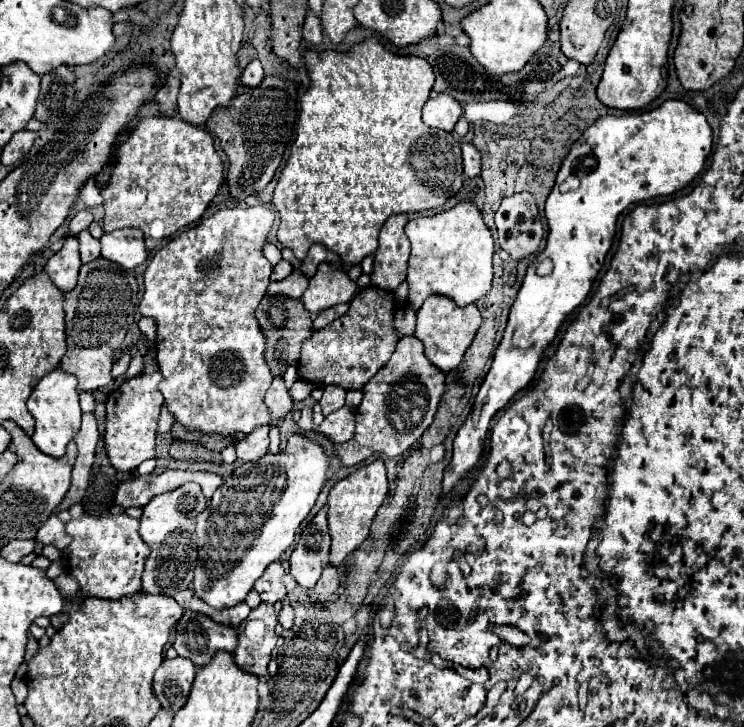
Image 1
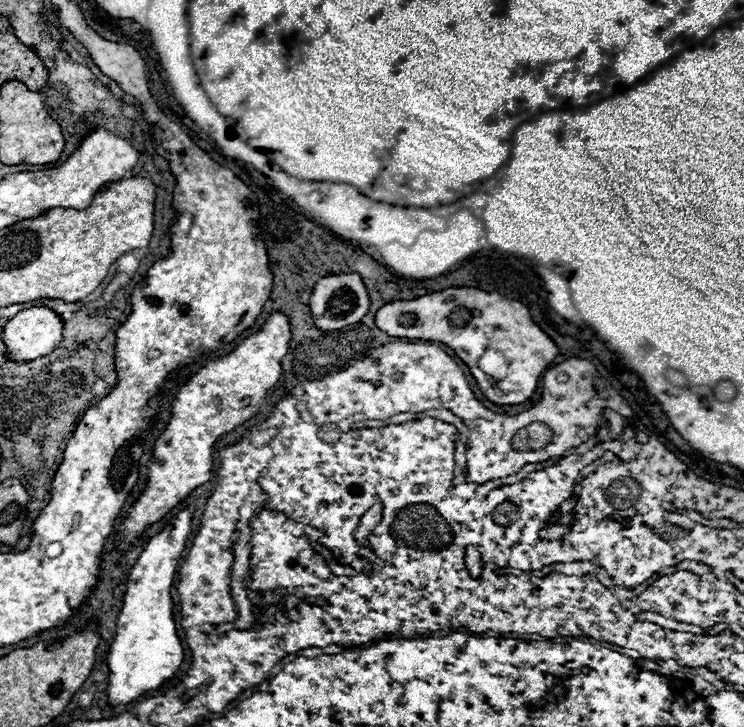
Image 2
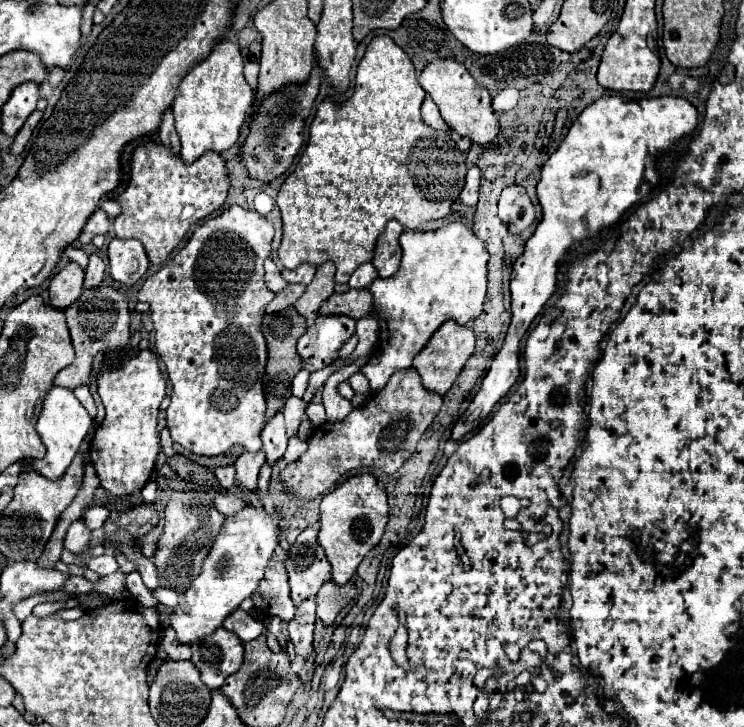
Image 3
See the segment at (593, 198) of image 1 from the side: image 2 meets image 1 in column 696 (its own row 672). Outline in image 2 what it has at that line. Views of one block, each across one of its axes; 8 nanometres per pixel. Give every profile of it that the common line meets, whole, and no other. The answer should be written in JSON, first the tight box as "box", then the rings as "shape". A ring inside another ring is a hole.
{"box":[108,510,192,706],"shape":[[[190,510],[176,514],[166,524],[166,528],[148,542],[148,546],[144,548],[142,556],[138,558],[130,572],[124,604],[116,622],[118,624],[116,638],[108,652],[110,666],[108,698],[112,706],[128,704],[140,694],[160,688],[166,680],[170,680],[178,672],[180,664],[184,662],[184,648],[176,634],[170,588],[174,582],[174,572],[182,556],[182,550],[186,548],[186,538],[190,536],[190,522],[192,522]]]}

